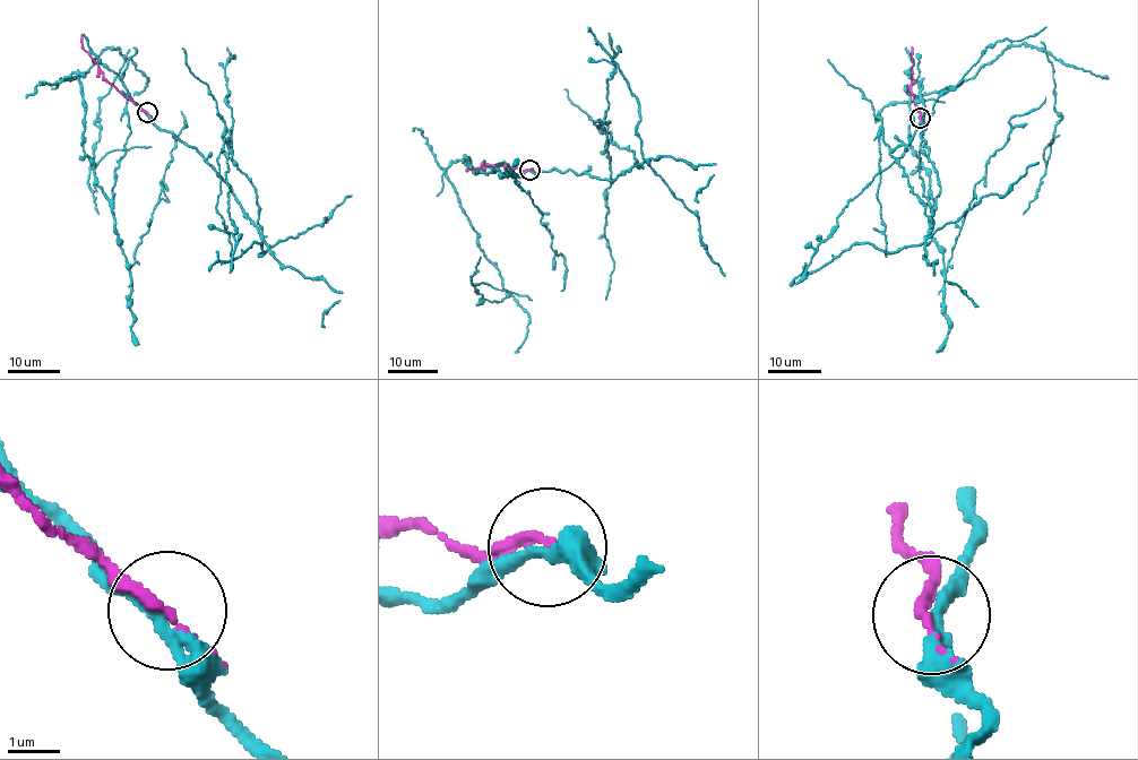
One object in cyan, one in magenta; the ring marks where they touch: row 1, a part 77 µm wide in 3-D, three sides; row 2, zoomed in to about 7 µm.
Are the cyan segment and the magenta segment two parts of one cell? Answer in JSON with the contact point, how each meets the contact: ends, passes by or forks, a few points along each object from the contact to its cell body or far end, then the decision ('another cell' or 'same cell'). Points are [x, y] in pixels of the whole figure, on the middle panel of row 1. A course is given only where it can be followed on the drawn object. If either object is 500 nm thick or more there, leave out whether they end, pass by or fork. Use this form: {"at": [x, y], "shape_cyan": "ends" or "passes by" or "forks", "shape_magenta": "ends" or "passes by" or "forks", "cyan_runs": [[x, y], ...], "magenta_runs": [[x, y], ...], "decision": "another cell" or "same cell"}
{"at": [529, 170], "shape_cyan": "passes by", "shape_magenta": "passes by", "cyan_runs": [[529, 170], [475, 172], [467, 158], [446, 176], [507, 294], [482, 303], [474, 287], [488, 283], [532, 300]], "magenta_runs": [[529, 170], [488, 165], [467, 171]], "decision": "another cell"}

